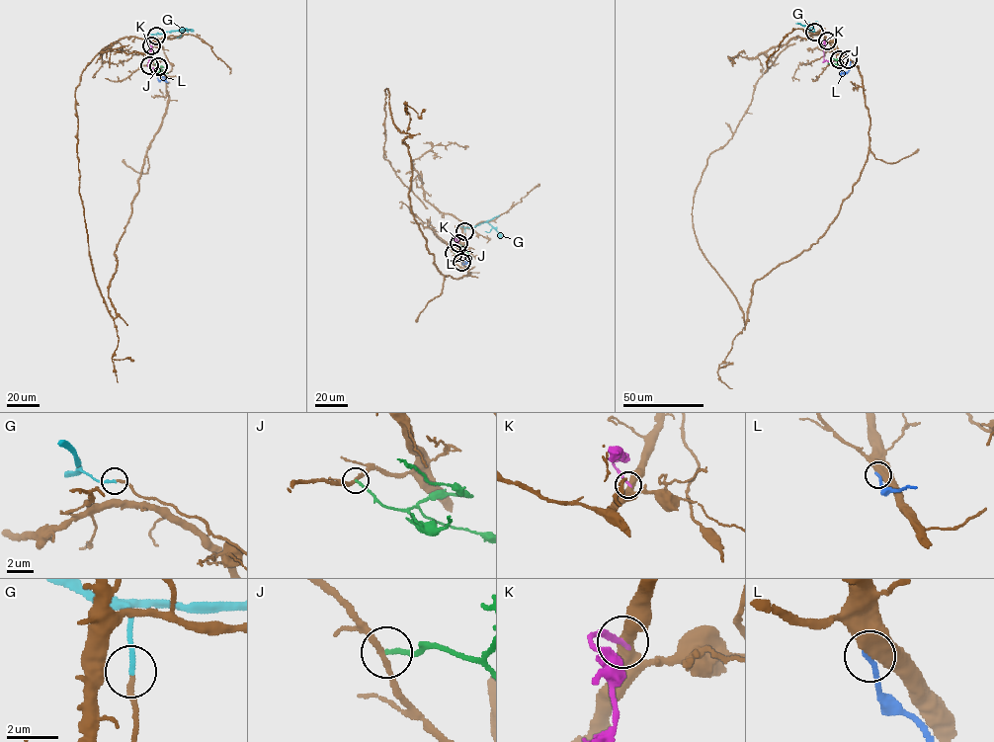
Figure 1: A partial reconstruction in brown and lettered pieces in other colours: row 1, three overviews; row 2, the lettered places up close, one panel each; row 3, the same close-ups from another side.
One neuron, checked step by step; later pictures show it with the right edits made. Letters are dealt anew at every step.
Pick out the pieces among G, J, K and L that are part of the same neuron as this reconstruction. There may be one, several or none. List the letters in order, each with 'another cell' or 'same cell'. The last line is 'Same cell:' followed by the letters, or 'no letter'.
G: same cell
J: another cell
K: another cell
L: another cell
Same cell: G

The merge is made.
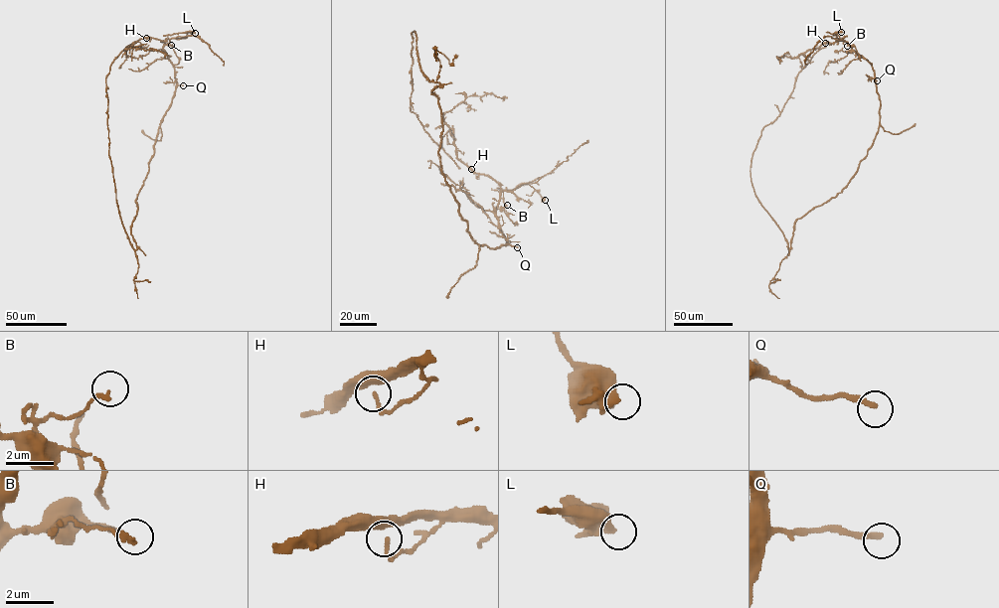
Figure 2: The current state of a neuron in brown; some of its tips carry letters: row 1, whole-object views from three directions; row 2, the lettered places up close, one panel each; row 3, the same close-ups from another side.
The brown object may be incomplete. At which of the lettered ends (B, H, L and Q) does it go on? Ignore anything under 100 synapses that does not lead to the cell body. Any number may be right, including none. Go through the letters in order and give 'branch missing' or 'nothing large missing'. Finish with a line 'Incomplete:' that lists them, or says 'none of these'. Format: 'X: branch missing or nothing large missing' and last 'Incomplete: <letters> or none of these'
B: nothing large missing
H: nothing large missing
L: nothing large missing
Q: nothing large missing
Incomplete: none of these

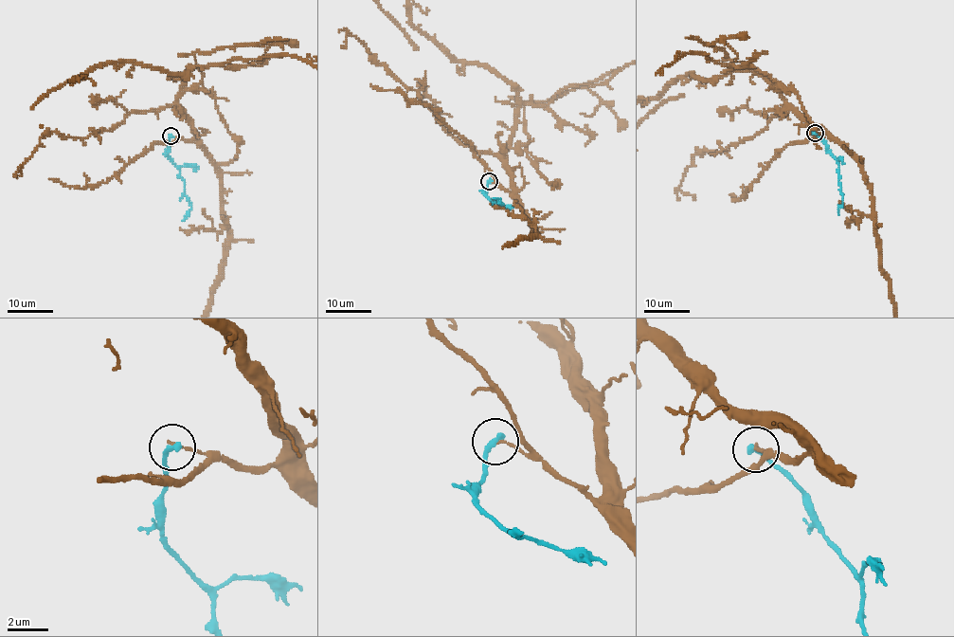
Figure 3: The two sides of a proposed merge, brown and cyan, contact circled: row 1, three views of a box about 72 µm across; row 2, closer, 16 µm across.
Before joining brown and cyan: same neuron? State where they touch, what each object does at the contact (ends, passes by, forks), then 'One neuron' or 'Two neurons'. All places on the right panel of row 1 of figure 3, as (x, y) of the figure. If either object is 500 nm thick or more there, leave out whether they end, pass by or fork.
Place: (815, 133). At the ring brown ends. At the ring cyan ends. Two neurons

